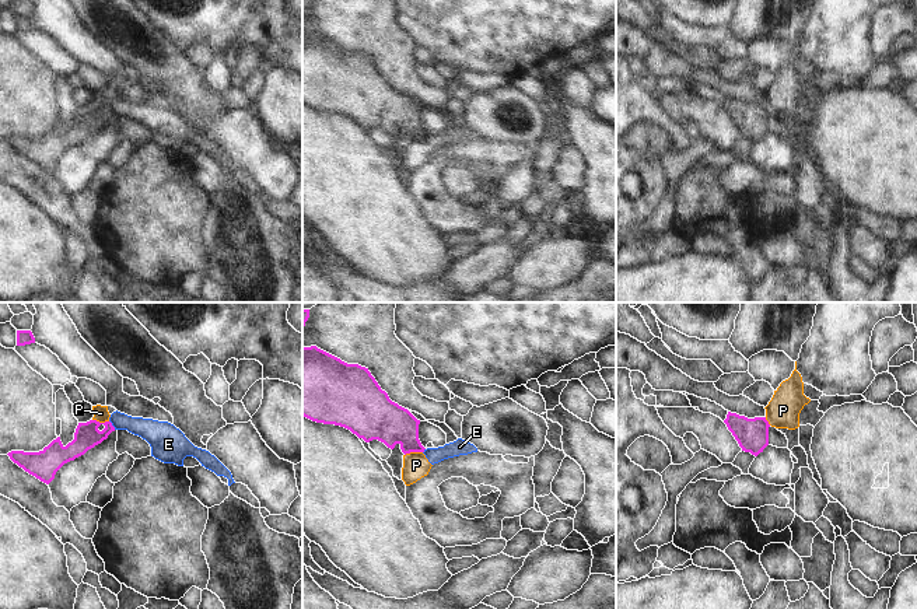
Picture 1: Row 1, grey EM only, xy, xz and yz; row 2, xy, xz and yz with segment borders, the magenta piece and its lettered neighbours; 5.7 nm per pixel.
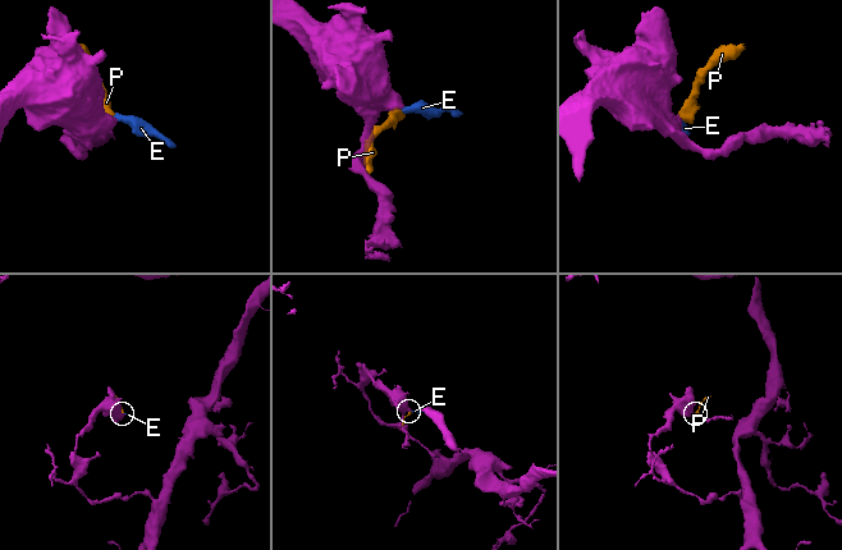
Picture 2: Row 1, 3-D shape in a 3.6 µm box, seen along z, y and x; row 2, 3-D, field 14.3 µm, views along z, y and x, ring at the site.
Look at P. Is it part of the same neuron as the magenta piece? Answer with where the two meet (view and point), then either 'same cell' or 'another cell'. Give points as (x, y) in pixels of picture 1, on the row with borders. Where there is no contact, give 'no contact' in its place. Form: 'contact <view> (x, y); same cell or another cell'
contact xz (413, 451); another cell

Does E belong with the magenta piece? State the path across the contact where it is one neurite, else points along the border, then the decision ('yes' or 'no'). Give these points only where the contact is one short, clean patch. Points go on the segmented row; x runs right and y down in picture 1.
border xy (109, 420), (115, 429); no

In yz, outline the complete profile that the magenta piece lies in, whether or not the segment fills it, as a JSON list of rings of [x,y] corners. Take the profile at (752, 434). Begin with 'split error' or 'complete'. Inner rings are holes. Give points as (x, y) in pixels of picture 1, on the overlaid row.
complete; [[[728,412],[724,420],[739,447],[757,456],[769,445],[769,421],[766,417],[748,419]]]

